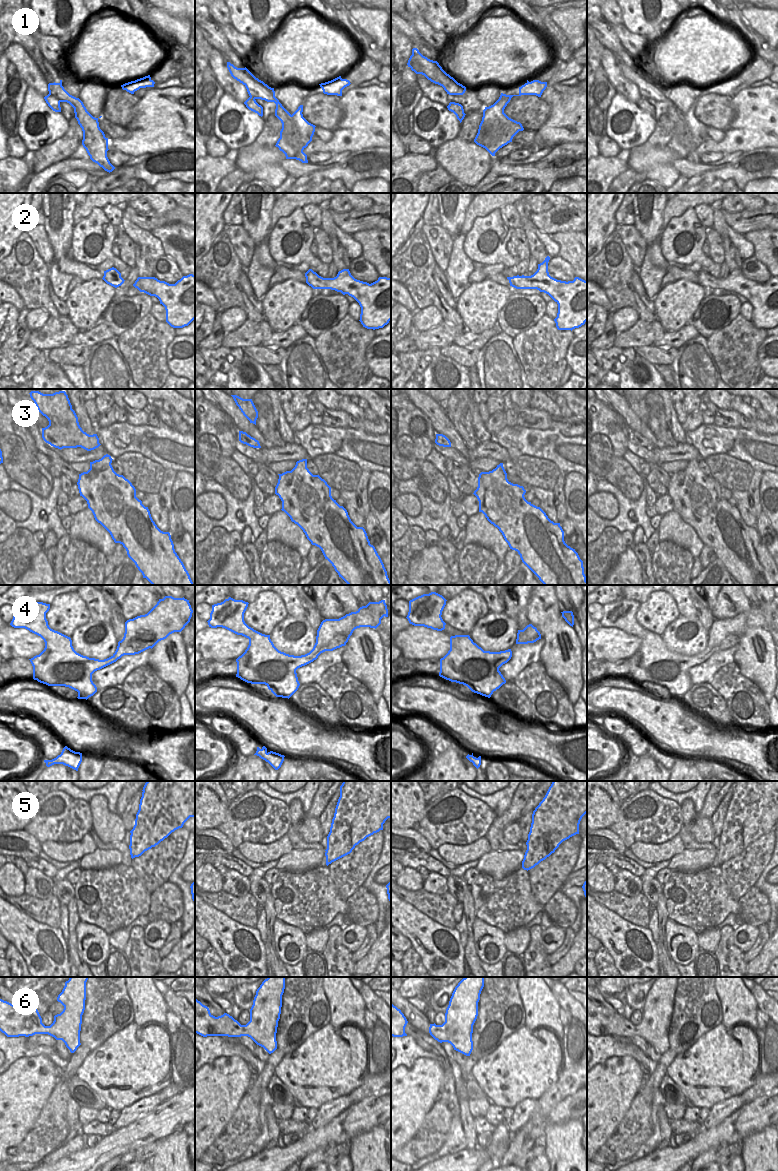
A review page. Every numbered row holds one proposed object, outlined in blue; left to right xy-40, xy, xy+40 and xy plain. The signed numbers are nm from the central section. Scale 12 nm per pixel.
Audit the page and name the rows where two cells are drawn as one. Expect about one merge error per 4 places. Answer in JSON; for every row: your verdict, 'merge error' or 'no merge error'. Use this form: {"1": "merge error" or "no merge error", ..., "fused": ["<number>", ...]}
{"1": "merge error", "2": "no merge error", "3": "no merge error", "4": "no merge error", "5": "merge error", "6": "no merge error", "fused": ["1", "5"]}

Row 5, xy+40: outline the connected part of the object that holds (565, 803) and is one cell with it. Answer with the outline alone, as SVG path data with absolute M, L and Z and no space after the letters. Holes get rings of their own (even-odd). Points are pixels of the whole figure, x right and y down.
M553 781L532 814L527 850L522 868L530 870L547 857L538 840L551 829L579 834L579 824L587 813L587 781Z

